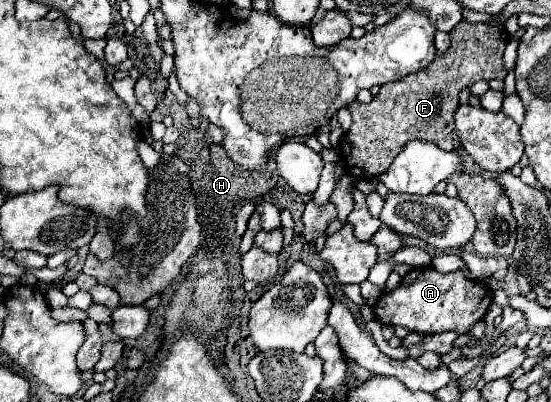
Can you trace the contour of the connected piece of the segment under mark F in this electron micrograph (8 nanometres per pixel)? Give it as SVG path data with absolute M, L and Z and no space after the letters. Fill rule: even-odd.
M462 20L450 32L450 40L448 52L436 54L428 68L380 86L380 92L370 104L352 102L348 106L352 125L348 134L342 136L344 142L340 140L340 160L348 174L358 178L380 176L392 164L394 156L398 156L410 140L418 138L428 140L442 150L454 150L450 132L454 128L458 94L478 80L506 78L502 52L508 36L504 28L490 24L470 24ZM362 156L374 156L374 164Z

